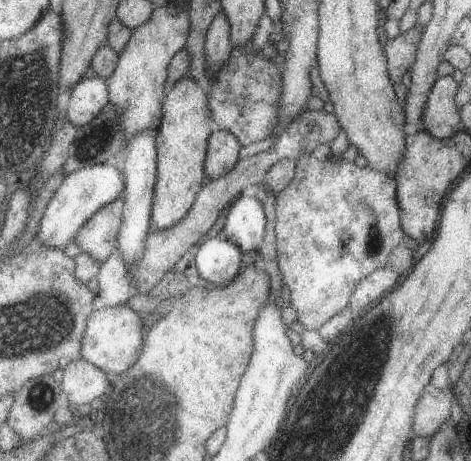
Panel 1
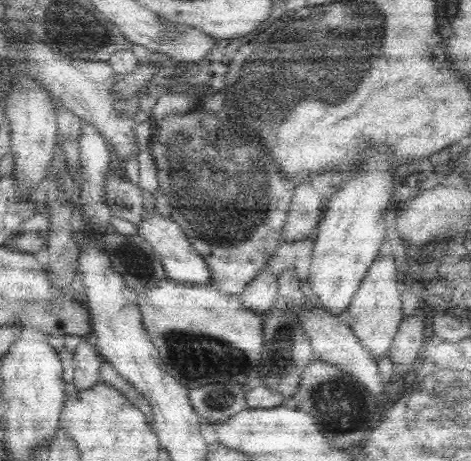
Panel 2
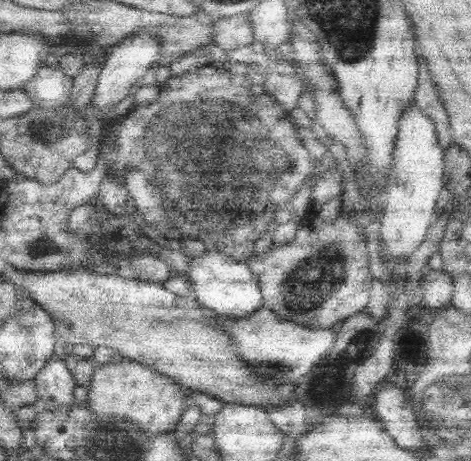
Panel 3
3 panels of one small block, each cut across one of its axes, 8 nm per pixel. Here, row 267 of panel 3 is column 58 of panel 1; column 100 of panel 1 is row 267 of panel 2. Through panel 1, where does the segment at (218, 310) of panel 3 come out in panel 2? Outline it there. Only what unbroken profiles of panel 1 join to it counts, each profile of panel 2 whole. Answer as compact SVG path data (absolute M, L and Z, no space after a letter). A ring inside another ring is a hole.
M144 212L140 226L138 226L138 236L142 236L164 260L164 270L166 270L166 278L178 282L178 284L188 284L188 286L210 286L210 268L204 262L204 256L200 256L200 252L196 252L196 248L190 244L188 236L184 234L184 230L180 228L180 224L176 224L176 220L170 218L162 218L160 212Z

